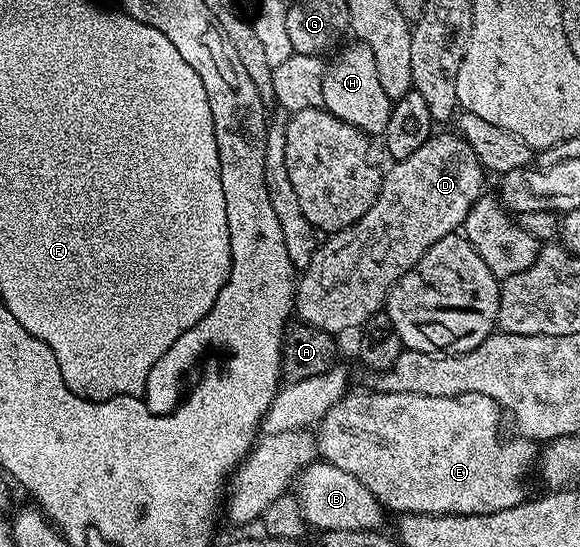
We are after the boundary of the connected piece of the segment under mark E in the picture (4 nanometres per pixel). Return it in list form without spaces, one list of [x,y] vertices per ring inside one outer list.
[[[369,391],[370,393],[347,392],[345,397],[324,415],[324,419],[316,426],[316,449],[321,460],[340,467],[348,471],[348,475],[356,475],[368,491],[382,502],[387,510],[395,509],[395,514],[403,513],[451,513],[452,515],[484,515],[485,513],[495,513],[504,511],[508,507],[516,507],[520,502],[527,500],[526,476],[532,473],[536,462],[540,456],[540,449],[533,441],[527,437],[514,435],[511,441],[502,438],[502,417],[504,410],[501,405],[493,401],[488,395],[479,393],[469,393],[468,395],[456,395],[455,397],[433,397],[432,395],[408,395],[407,393],[380,393]]]

